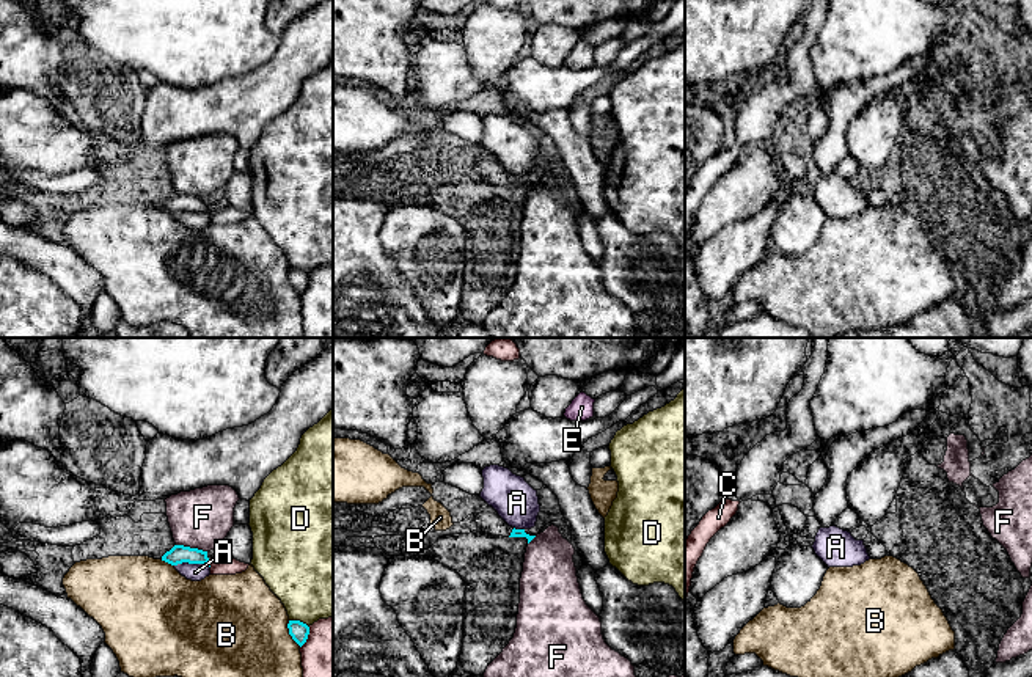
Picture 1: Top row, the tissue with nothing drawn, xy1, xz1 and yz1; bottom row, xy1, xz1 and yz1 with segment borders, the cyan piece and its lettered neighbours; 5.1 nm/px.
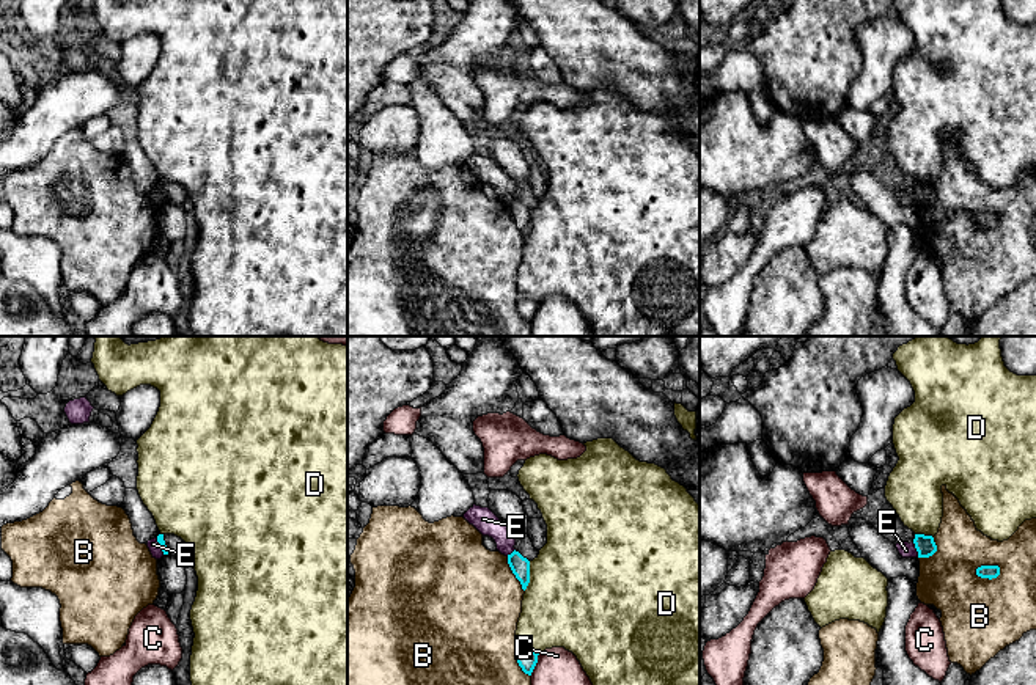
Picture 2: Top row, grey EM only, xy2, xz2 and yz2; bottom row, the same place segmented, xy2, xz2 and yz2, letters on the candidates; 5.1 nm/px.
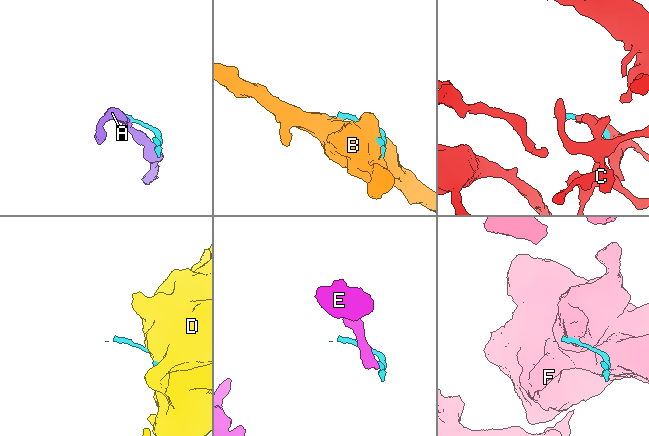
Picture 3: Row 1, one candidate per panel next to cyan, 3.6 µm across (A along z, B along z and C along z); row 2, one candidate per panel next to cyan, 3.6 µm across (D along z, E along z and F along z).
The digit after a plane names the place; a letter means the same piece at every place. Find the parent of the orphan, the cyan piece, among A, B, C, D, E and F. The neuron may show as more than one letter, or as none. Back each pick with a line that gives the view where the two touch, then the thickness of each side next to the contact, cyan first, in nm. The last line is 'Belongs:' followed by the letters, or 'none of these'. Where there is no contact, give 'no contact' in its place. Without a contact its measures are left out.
Belongs: none of these

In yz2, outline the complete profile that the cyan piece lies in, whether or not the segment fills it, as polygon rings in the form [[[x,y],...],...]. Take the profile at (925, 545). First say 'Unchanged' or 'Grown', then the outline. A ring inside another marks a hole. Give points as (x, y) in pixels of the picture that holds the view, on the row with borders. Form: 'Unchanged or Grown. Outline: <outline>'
Unchanged. Outline: [[[915,534],[913,544],[918,551],[918,558],[929,558],[937,551],[932,536]]]

